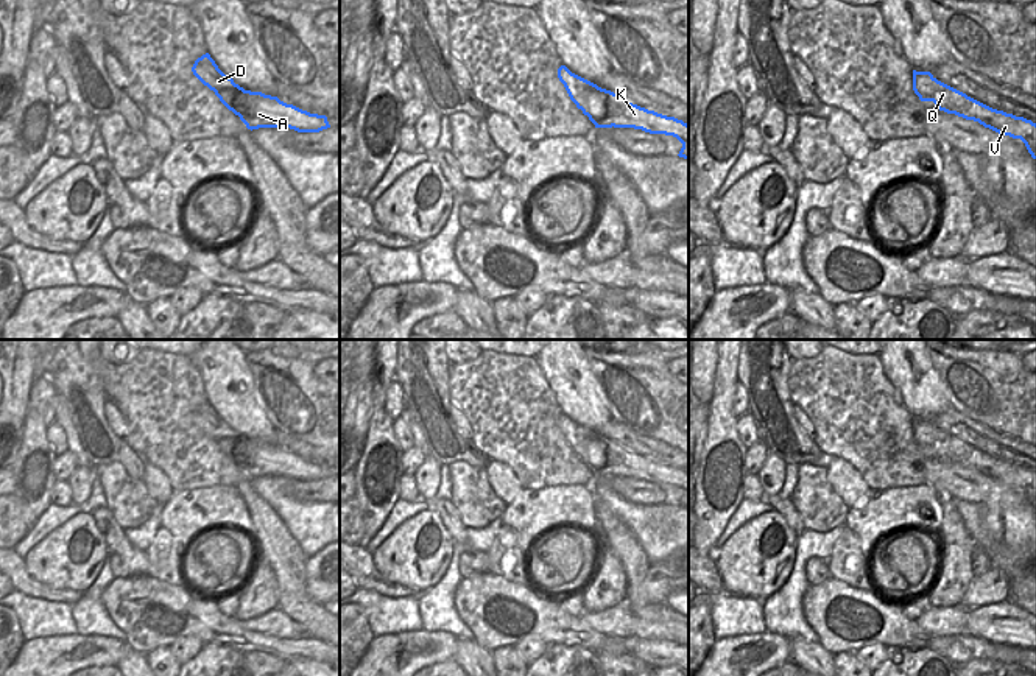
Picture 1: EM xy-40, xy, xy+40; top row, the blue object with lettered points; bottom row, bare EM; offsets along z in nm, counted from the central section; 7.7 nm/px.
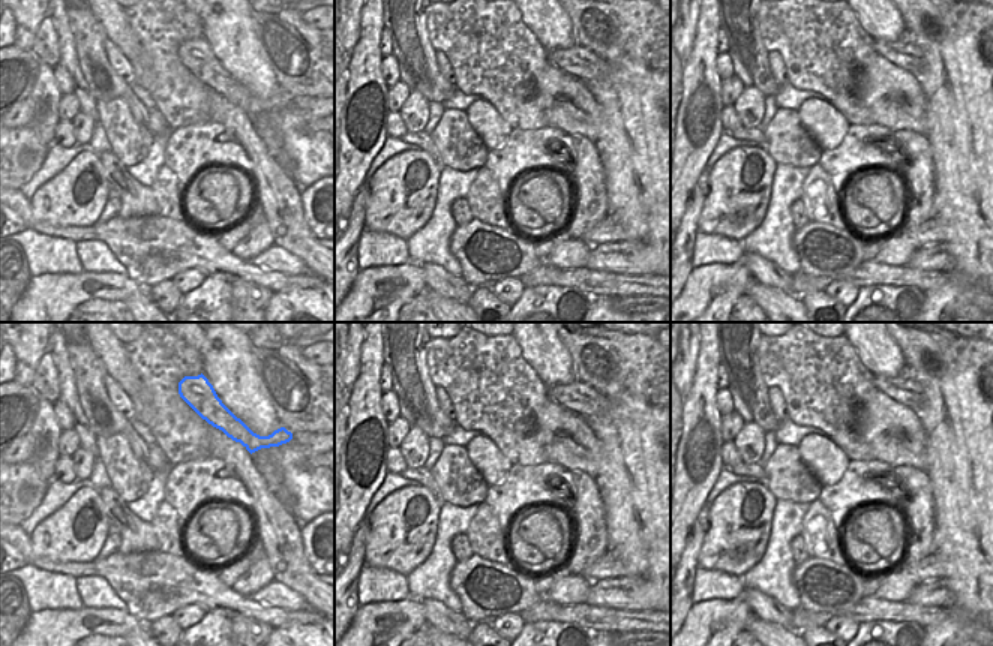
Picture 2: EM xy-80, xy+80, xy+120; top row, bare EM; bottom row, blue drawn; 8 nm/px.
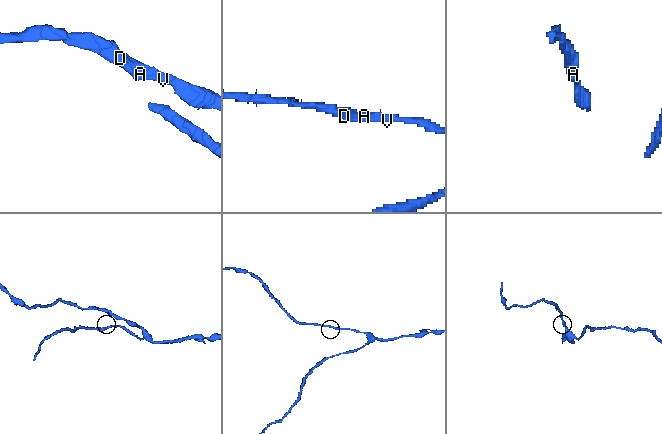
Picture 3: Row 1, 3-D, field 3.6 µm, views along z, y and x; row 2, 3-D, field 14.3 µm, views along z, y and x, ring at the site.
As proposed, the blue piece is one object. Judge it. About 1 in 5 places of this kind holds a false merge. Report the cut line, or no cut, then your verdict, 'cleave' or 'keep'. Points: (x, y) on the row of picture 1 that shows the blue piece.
no cut; keep

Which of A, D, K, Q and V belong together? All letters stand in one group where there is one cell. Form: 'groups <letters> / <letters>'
groups A D K Q V

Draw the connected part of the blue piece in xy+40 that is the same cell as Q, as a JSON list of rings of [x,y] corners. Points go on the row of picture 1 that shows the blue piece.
[[[913,70],[913,90],[921,101],[933,101],[939,111],[974,120],[1002,136],[1020,139],[1036,159],[1036,123],[992,109],[938,81],[930,72]]]

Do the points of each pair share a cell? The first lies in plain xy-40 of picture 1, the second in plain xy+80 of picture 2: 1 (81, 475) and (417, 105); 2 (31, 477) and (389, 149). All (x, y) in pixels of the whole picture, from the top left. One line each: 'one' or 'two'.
1: one
2: two

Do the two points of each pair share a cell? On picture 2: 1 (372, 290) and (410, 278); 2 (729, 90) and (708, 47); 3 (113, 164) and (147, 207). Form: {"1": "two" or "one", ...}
{"1": "one", "2": "two", "3": "one"}

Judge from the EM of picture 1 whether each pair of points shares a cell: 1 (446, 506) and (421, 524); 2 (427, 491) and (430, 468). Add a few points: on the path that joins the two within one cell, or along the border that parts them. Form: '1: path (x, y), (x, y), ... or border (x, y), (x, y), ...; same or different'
1: border (430, 508), (438, 514), (455, 542); different
2: path (427, 485), (427, 474); same

